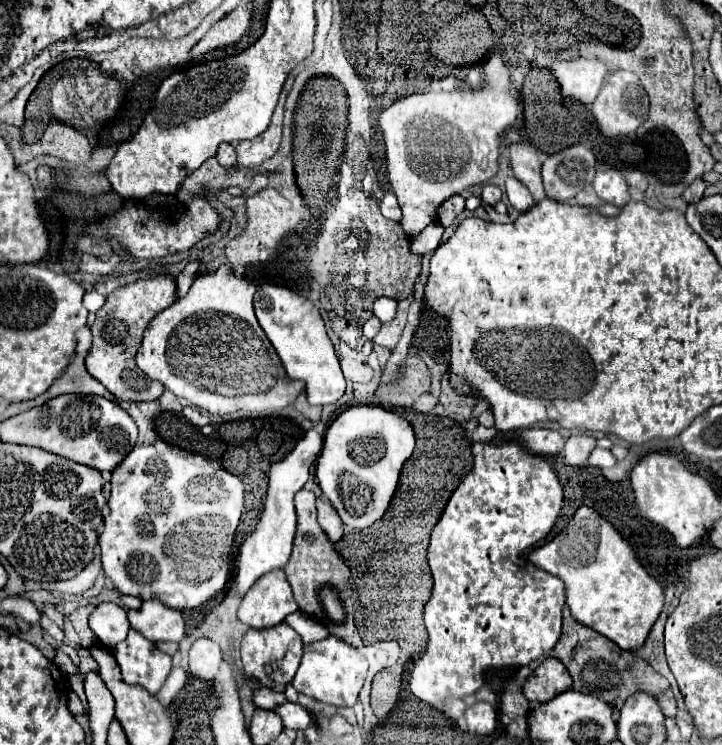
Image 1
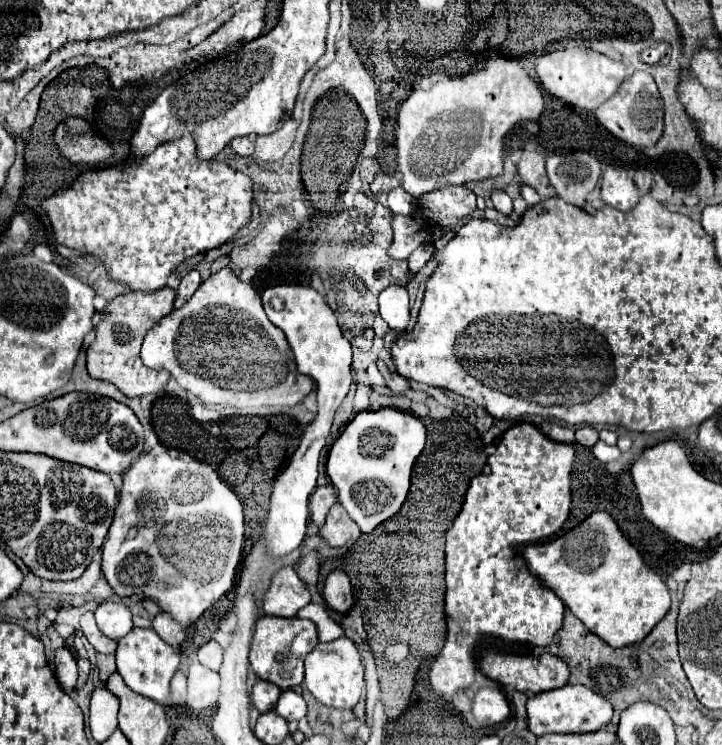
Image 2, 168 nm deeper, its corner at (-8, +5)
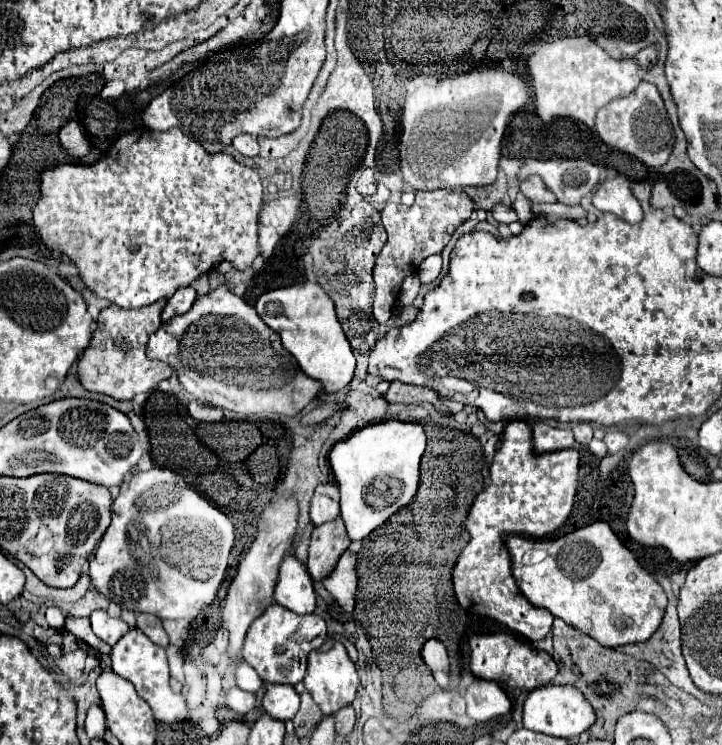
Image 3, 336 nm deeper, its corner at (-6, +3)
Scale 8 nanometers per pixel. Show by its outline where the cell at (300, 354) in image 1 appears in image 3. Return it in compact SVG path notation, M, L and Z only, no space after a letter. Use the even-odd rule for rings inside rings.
M300 283L268 291L258 297L256 311L262 321L280 335L284 349L294 355L300 369L322 383L324 393L338 393L350 383L356 361L336 319L334 303L318 283Z

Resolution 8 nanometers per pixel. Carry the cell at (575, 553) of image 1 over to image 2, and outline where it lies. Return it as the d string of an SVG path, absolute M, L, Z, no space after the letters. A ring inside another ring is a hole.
M604 511L592 513L586 521L582 521L558 539L526 545L522 555L528 563L528 571L532 571L532 575L536 575L540 583L544 583L544 587L552 589L562 599L562 603L586 625L588 631L598 635L610 647L626 647L632 643L640 643L668 613L670 593L666 583L642 561L636 547L628 543L614 519Z

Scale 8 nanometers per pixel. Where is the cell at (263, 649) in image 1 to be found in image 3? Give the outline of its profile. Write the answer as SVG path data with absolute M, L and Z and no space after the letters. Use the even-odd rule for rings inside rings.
M270 605L262 617L258 617L246 635L242 657L248 665L256 669L260 679L264 683L288 683L296 685L302 681L306 671L306 657L312 649L320 647L326 641L326 623L322 617L310 613L310 615L296 615L288 609L282 609L280 605ZM282 669L288 669L290 673L284 677L280 675Z

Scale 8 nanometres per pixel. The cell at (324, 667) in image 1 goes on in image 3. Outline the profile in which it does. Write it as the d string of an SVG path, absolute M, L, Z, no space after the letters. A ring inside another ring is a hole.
M328 639L320 649L314 649L308 655L308 669L304 675L304 685L306 685L308 693L312 695L312 699L316 701L316 705L324 711L324 715L334 715L336 711L340 711L342 707L346 707L354 701L360 681L358 681L356 665L348 657L348 653L340 641Z

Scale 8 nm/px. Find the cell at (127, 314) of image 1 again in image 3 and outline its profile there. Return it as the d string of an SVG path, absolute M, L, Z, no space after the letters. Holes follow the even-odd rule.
M166 299L156 301L154 305L148 305L142 309L134 309L134 311L132 309L128 311L116 305L110 305L100 311L98 321L96 321L98 329L94 331L88 349L78 361L78 377L86 389L124 401L124 399L132 399L136 393L155 390L160 381L172 375L172 373L166 373L168 367L164 363L152 361L144 353L148 335L154 333L154 329L162 325L160 315L162 315L164 305L166 305Z

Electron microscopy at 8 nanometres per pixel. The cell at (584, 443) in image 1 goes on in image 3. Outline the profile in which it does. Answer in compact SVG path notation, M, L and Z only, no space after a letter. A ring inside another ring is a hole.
M578 423L578 425L574 427L574 437L576 437L578 443L588 445L588 443L592 441L592 427L590 427L588 423Z

